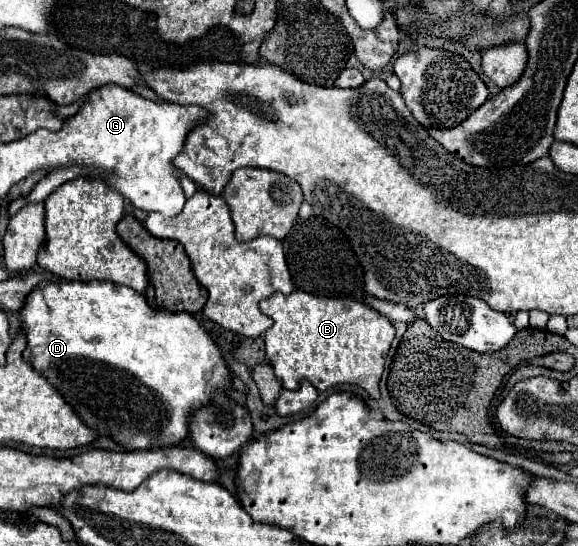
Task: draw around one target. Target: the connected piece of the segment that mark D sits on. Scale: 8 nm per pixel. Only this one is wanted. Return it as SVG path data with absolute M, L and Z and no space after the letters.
M98 280L44 282L28 296L20 314L28 338L24 356L62 392L86 426L96 426L100 436L110 436L126 450L178 444L188 436L188 416L192 408L202 406L214 390L226 390L230 384L230 370L218 346L190 314L150 308L142 294L124 284Z

